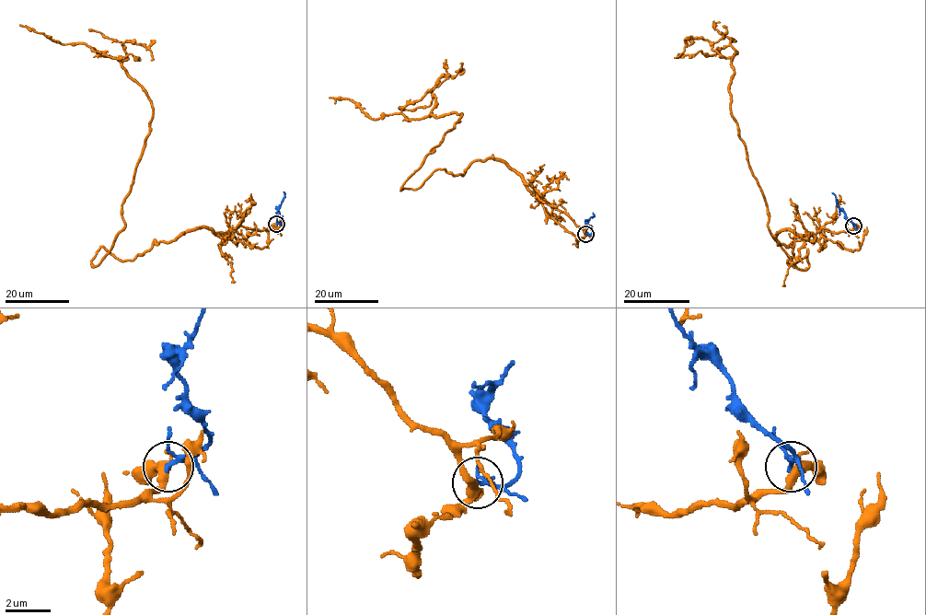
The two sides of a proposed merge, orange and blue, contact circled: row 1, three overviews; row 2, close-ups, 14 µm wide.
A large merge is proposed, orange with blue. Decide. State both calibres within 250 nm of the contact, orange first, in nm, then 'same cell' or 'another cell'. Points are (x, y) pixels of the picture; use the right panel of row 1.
380 nm thick on the orange side, 160 nm on the other; another cell

